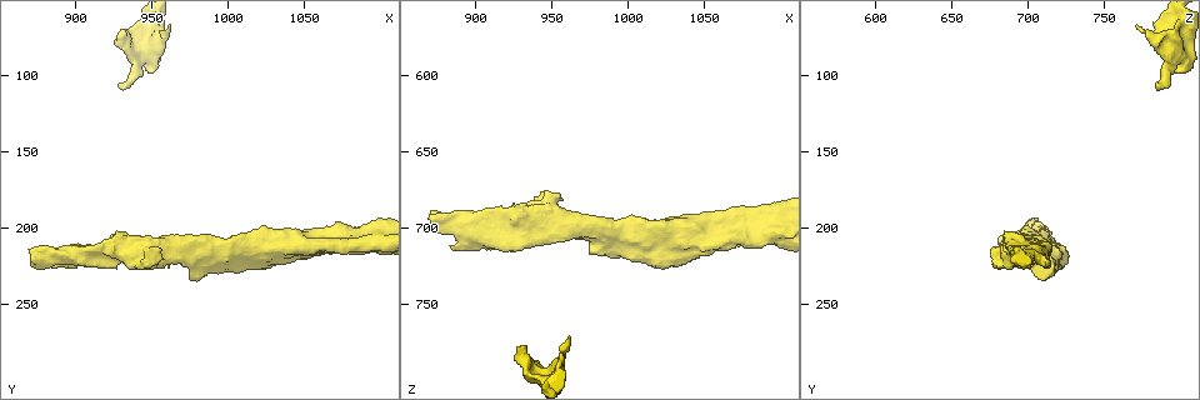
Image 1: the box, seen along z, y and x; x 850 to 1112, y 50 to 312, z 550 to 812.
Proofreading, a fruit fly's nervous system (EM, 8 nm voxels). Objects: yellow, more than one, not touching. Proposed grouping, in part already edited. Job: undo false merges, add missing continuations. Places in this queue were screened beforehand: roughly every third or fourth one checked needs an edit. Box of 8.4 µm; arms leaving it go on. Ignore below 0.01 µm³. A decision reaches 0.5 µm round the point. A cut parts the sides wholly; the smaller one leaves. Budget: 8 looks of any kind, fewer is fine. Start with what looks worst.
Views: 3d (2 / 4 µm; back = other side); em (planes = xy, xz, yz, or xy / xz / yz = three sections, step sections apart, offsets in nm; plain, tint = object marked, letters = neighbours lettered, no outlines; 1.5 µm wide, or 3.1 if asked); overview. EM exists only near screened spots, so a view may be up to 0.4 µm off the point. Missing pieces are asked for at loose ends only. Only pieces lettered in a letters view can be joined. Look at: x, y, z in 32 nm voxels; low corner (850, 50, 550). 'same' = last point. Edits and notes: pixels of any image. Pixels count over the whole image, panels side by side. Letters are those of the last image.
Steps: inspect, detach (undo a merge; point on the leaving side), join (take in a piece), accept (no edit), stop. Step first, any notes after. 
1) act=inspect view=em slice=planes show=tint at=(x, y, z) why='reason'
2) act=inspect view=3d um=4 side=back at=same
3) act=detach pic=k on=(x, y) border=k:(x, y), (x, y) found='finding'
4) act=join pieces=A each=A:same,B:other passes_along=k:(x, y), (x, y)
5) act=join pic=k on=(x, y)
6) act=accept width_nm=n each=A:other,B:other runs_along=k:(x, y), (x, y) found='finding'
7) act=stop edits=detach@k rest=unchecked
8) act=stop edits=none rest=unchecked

act=inspect view=3d um=2 at=(928, 106, 786)

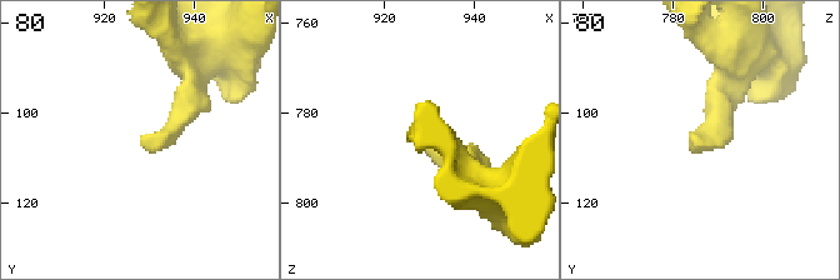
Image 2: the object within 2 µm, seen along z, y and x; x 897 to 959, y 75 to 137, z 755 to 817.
act=inspect view=em slice=yz step=8 show=plain at=(929, 108, 788) why='need the tissue'

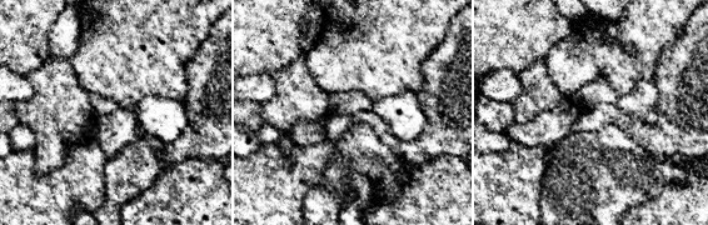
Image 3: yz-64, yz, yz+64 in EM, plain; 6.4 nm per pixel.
act=inspect view=em slice=yz step=8 show=letters at=same

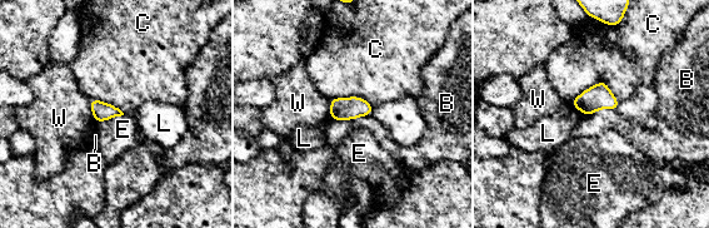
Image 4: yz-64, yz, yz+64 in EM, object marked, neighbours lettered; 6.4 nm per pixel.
act=accept each=B:other,C:other,E:other,L:other,W:other border=4:(123, 114), (98, 123) found='none of them fits'

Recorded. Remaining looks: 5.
act=inspect view=3d um=4 at=(918, 214, 698) why='small branch off a trunk'

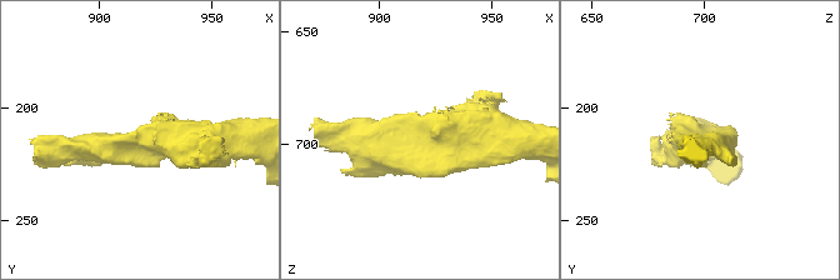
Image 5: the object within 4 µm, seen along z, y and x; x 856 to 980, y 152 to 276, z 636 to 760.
act=inspect view=em slice=xz step=8 show=plain at=(921, 214, 695)

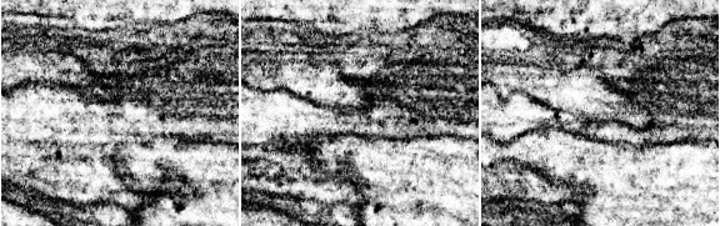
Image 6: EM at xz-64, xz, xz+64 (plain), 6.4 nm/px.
act=inspect view=em slice=xz step=8 show=letters at=same why='what lies round it'

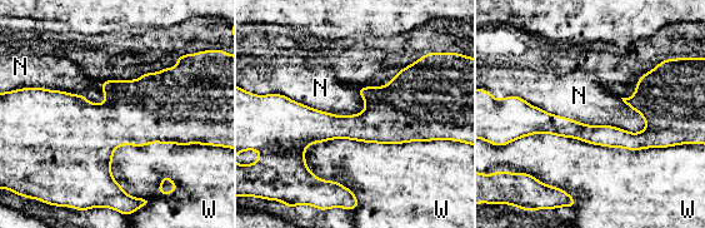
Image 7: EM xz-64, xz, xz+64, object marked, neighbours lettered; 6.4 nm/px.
act=accept each=N:other,W:other runs_along=7:(651, 79), (641, 138), (528, 132) found='all the same neuron'

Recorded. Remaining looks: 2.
act=inspect view=em slice=xy step=8 show=letters at=(960, 68, 772) why='thin end'

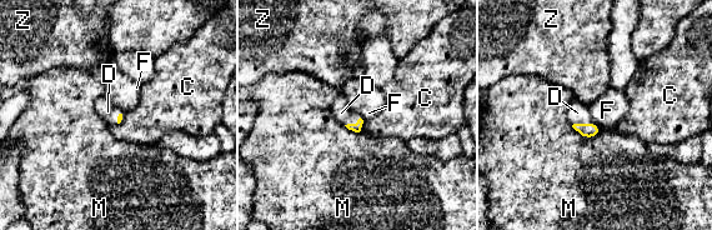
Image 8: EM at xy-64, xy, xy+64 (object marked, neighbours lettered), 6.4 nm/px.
act=join pieces=D each=C:other,D:same,F:other,M:other,Z:other passes_along=8:(586, 130), (582, 124), (577, 113) found='it goes on there'

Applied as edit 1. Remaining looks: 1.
act=stop edits=join@8 rest=unchecked

